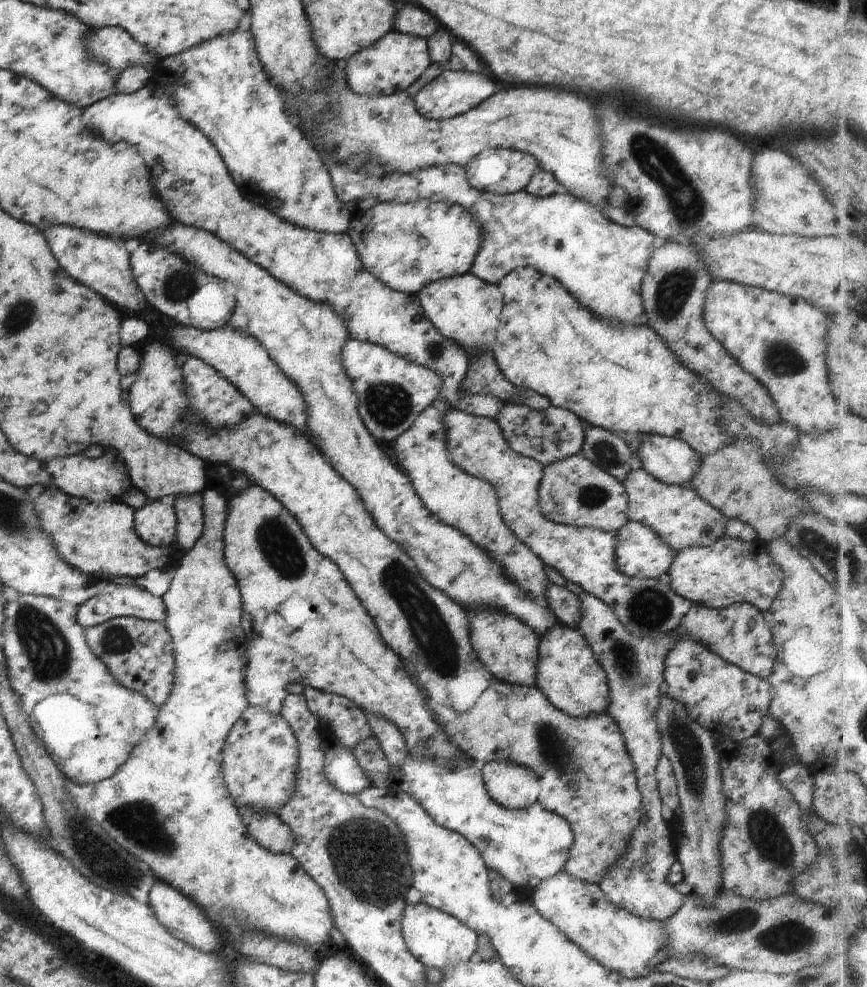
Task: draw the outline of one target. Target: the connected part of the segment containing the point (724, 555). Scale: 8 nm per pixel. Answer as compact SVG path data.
M719 538L705 548L687 548L677 552L663 579L671 590L692 604L719 610L733 604L751 604L764 614L771 608L783 582L783 572L769 558L767 543L761 540L742 542L735 538Z

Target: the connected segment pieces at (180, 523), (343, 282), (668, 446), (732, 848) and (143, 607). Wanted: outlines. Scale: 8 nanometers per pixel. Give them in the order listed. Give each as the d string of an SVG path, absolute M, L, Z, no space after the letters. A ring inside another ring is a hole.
M199 494L195 496L175 495L172 508L177 520L175 541L181 546L181 550L189 551L199 540L203 530L203 514L199 504Z
M150 81L131 94L107 96L83 109L83 126L109 144L127 142L143 154L155 182L155 192L176 223L208 231L267 270L267 274L289 286L295 294L331 306L334 314L343 318L349 339L383 346L393 354L435 370L441 378L436 400L445 400L451 409L493 419L497 398L491 394L461 392L459 386L465 378L467 355L456 343L438 334L423 315L415 295L391 290L364 270L346 233L303 229L247 202L231 181L213 144L201 130L179 116L169 95Z
M643 434L639 436L639 448L635 450L639 458L641 467L655 480L661 480L665 484L675 484L676 486L688 486L687 482L693 478L700 457L685 442L677 438L668 438L655 434Z
M754 735L734 743L732 750L727 748L728 744L733 744L729 738L716 741L714 744L715 752L719 756L717 766L727 818L727 824L723 824L719 838L721 888L731 890L739 898L747 900L764 900L788 895L791 892L791 880L814 862L818 847L807 831L802 810L794 802L791 794L777 782L780 765L773 760L769 742Z
M115 587L109 593L90 598L78 606L76 621L92 627L115 617L135 617L146 621L165 620L163 601L139 587Z

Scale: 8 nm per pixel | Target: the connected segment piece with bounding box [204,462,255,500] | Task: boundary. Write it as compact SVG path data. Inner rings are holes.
M209 463L204 468L206 486L221 494L225 500L229 500L235 494L241 494L247 486L255 485L251 478L245 477L239 470L230 468L225 464Z

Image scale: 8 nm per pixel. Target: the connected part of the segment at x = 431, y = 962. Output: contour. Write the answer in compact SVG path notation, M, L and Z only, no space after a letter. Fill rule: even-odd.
M424 903L406 904L401 918L401 936L407 950L423 967L445 970L447 966L469 961L476 952L478 934L469 930L461 922L442 911L426 906Z

